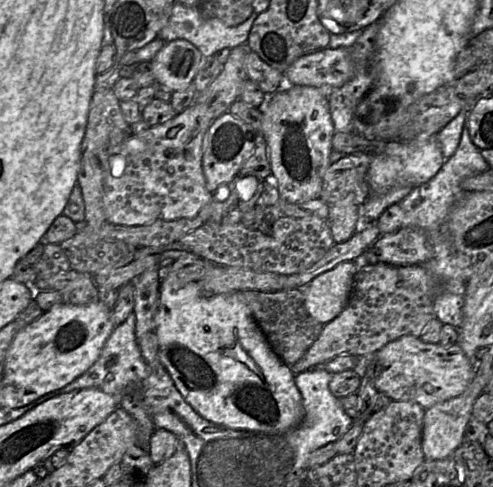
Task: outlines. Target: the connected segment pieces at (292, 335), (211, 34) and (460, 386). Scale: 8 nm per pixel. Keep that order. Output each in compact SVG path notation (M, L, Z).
M305 288L282 289L274 292L245 290L235 292L251 310L254 320L273 351L288 366L297 363L320 336L323 324L313 319L305 308Z
M175 3L172 14L166 26L160 31L158 38L165 42L184 39L191 42L204 57L215 55L224 48L234 48L245 45L248 42L249 34L253 23L259 14L253 12L252 15L238 26L227 26L218 17L205 16L200 8L185 6Z
M406 335L391 341L378 350L373 357L359 357L358 365L354 371L359 374L361 378L365 374L369 361L373 358L377 360L381 366L380 373L375 381L378 392L386 394L391 400L414 402L425 409L462 394L475 375L474 365L457 343L453 345L425 343L416 336Z

